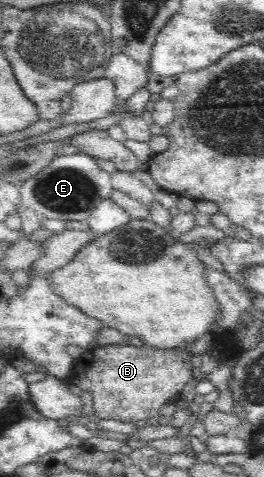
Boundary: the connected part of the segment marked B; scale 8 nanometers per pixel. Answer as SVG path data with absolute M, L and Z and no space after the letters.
M189 341L174 349L158 349L149 345L137 347L131 343L97 345L73 359L68 383L87 390L93 396L96 415L100 419L113 418L123 422L160 416L159 410L167 402L177 401L181 389L193 377L190 358L181 350L191 346Z

